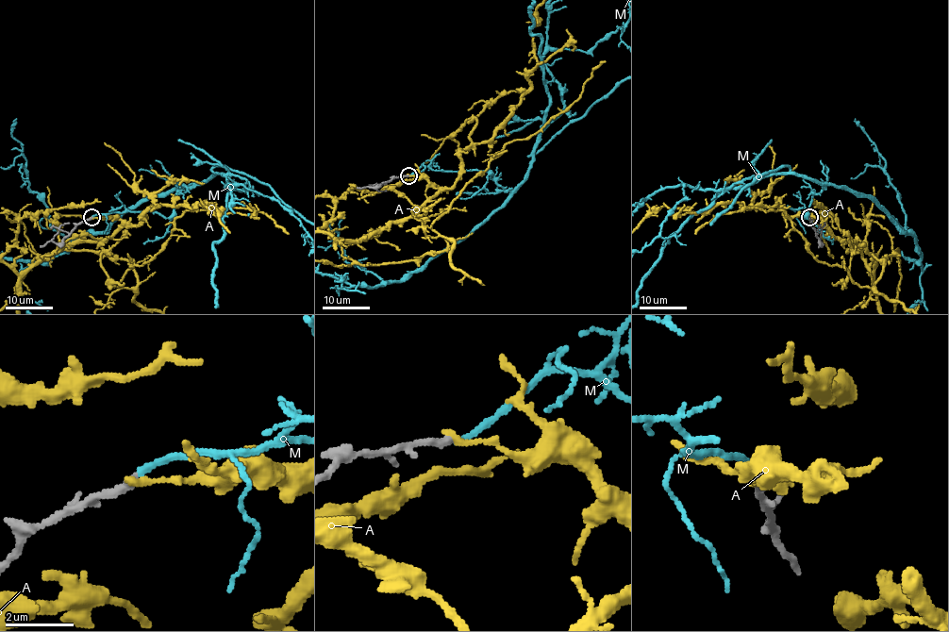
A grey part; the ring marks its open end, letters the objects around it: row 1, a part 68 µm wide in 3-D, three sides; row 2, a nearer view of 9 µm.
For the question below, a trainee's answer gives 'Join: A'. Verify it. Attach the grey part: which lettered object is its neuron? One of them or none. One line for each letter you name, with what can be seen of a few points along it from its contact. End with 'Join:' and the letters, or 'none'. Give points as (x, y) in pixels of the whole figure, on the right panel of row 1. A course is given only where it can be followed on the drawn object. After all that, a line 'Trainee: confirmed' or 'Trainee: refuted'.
M: course (809, 217), (800, 212), (807, 214), (812, 196), (824, 188), (787, 166), (749, 183), (689, 244), (684, 241)
Join: M
Trainee: refuted

